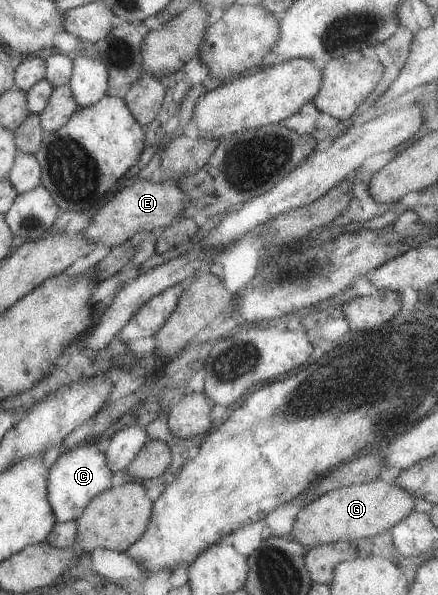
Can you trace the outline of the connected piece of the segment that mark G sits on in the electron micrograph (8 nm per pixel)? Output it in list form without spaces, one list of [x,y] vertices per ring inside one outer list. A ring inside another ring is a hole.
[[[380,478],[363,484],[338,487],[306,502],[286,537],[307,549],[338,541],[354,544],[359,539],[389,530],[400,519],[404,519],[412,511],[414,498],[408,491],[398,489],[394,483]]]

